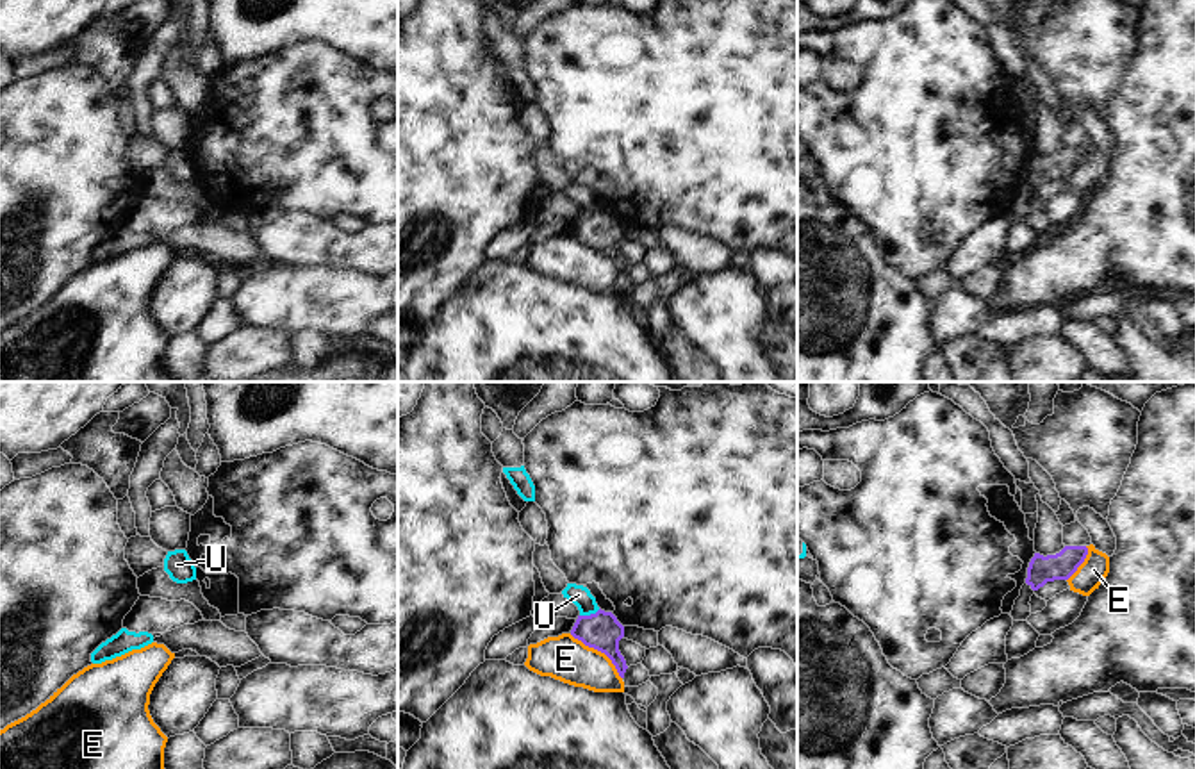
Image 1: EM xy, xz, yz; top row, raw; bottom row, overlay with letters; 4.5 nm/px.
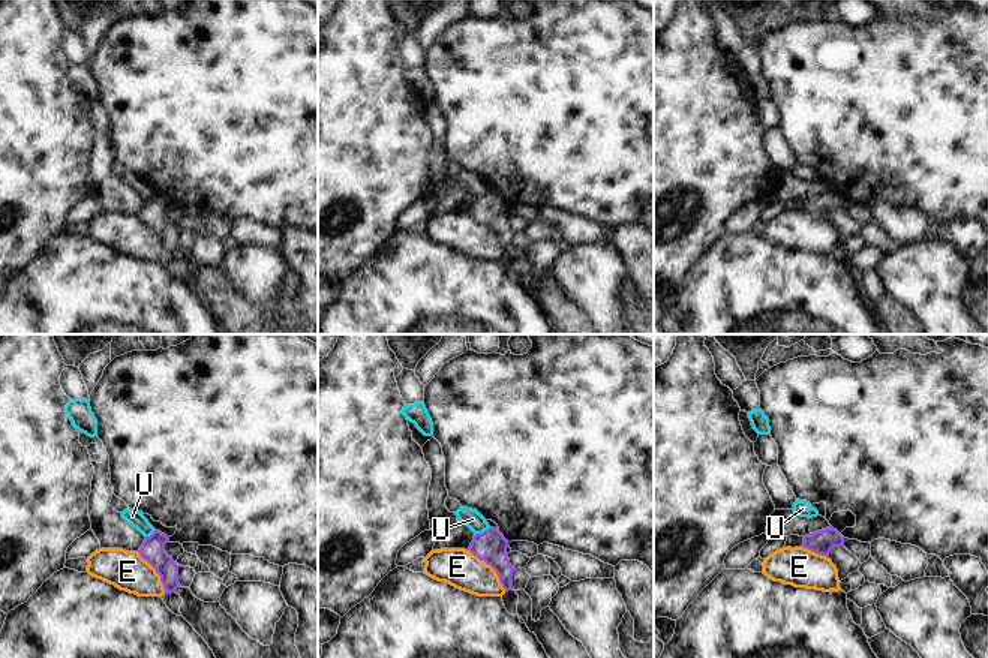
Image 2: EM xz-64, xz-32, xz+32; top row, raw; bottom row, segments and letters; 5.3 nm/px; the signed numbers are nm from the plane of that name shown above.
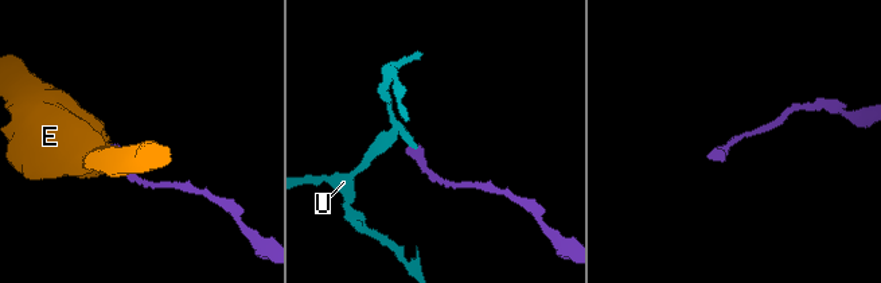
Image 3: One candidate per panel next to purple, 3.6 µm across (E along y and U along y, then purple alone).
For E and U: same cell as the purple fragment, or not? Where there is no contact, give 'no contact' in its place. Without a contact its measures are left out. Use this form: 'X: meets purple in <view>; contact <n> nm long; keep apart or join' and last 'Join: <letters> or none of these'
E: meets purple in xz; contact 320 nm long; keep apart
U: meets purple in xz; contact 100 nm long; keep apart
Join: none of these

